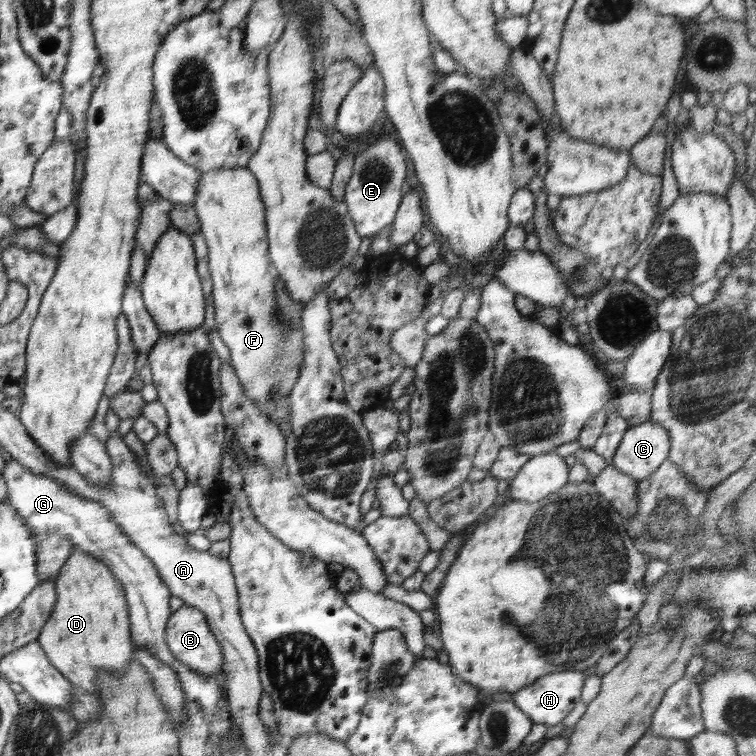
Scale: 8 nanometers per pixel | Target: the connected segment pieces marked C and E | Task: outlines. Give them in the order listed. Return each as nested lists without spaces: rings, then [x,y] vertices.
[[[651,420],[630,426],[611,464],[637,481],[650,477],[668,459],[671,447],[668,432]]]
[[[390,138],[378,140],[364,152],[356,154],[352,176],[346,184],[342,203],[347,204],[350,218],[361,237],[375,236],[378,231],[394,221],[403,198],[402,184],[406,180],[405,155],[402,146]]]

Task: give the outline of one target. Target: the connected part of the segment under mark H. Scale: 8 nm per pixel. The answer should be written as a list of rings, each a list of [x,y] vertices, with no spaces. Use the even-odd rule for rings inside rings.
[[[574,670],[548,674],[535,680],[532,686],[526,686],[524,690],[512,693],[512,701],[532,719],[532,722],[551,727],[562,722],[575,704],[581,701],[581,690],[585,680],[584,672]]]

